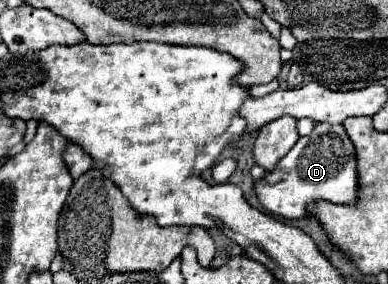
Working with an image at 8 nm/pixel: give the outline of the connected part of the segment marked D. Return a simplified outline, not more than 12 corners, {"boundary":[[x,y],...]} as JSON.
{"boundary":[[316,123],[254,181],[272,215],[308,217],[320,199],[354,205],[344,125]]}

